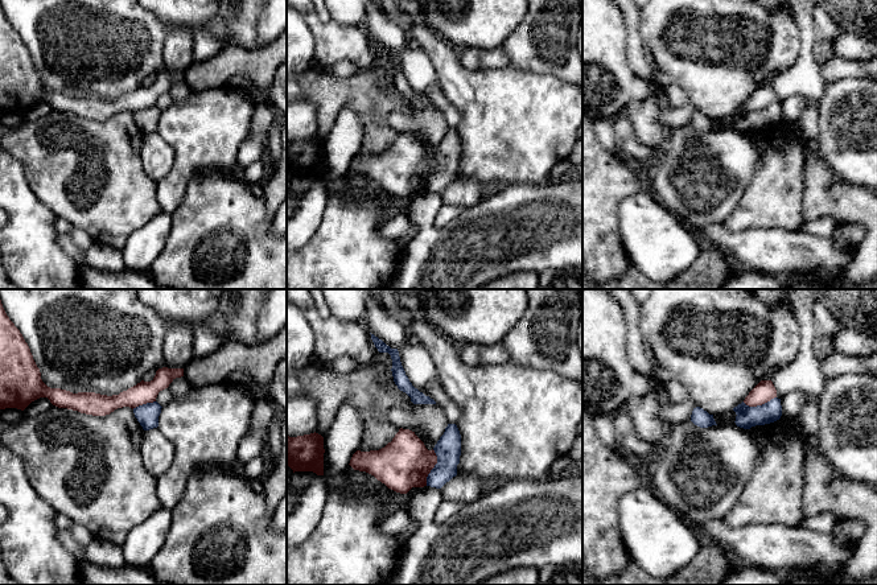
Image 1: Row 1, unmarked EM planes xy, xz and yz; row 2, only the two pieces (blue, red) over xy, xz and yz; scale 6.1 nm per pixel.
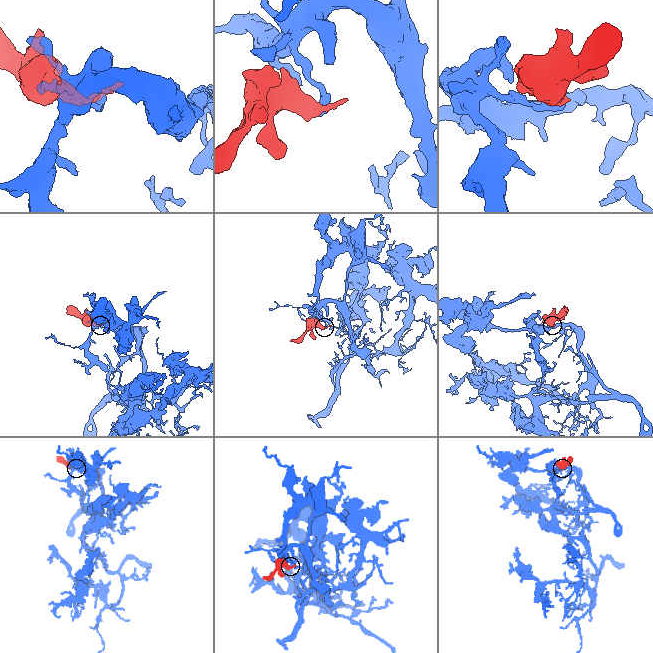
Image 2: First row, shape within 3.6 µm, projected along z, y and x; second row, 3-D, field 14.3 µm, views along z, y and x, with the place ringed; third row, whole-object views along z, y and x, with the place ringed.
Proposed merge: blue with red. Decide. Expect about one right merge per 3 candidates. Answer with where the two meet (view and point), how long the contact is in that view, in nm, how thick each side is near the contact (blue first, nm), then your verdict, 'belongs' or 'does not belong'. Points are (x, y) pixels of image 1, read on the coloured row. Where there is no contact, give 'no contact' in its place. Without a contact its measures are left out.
contact xz (433, 468); length 220 nm; calibres 160 and 320 nm; does not belong

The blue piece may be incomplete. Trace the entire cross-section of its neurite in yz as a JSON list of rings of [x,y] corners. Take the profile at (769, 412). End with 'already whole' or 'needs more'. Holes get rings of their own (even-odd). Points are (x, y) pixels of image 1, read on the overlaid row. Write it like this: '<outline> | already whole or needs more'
[[[778,397],[757,407],[749,407],[742,401],[734,407],[733,411],[737,415],[734,421],[736,425],[744,429],[774,423],[782,416],[781,399]]] | already whole

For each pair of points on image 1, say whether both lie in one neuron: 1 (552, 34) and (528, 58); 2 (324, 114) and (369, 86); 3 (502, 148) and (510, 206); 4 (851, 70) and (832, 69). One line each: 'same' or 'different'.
1: same
2: same
3: different
4: same

